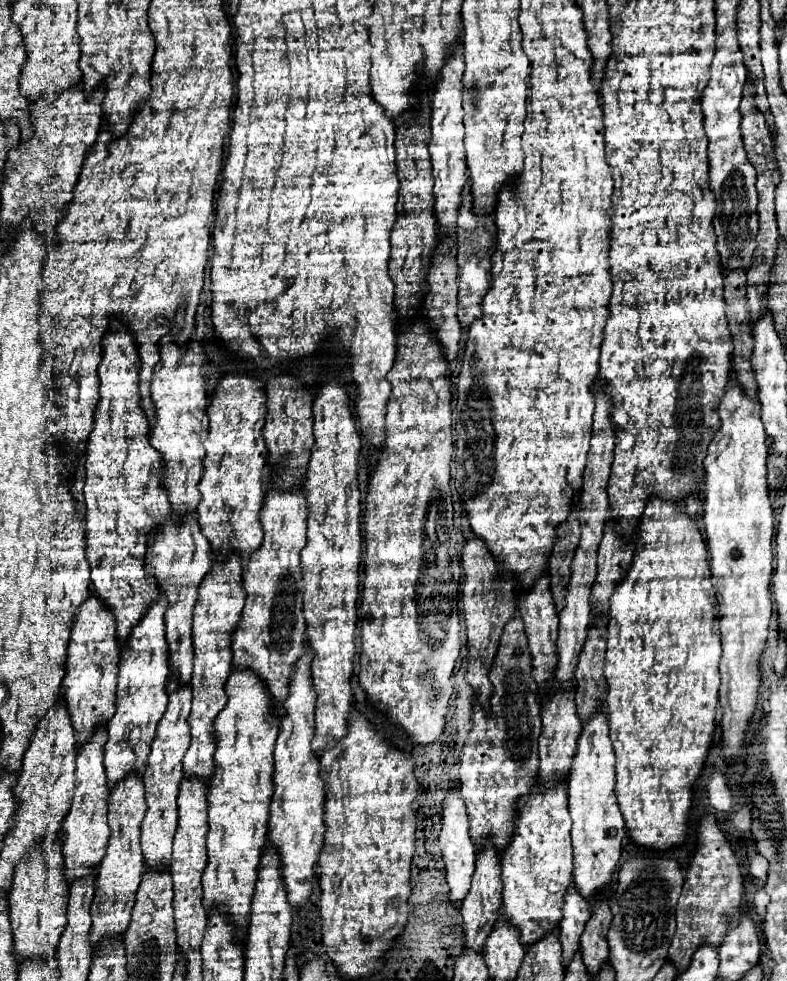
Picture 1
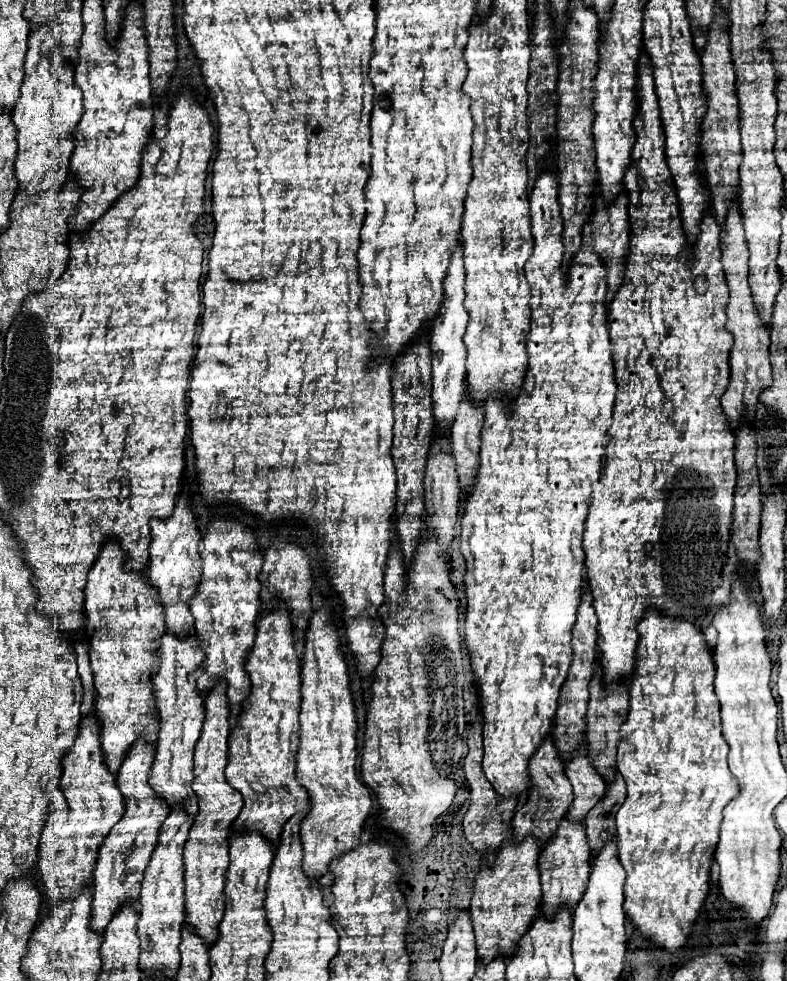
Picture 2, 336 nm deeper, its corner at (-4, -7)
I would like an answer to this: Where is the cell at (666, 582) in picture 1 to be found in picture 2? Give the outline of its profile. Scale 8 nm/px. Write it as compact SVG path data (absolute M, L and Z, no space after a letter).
M650 608L650 612L646 612L644 620L638 624L638 632L640 632L640 642L638 642L638 650L636 650L636 670L634 670L634 676L630 682L630 712L628 712L626 722L620 728L622 740L618 744L618 772L626 780L626 788L628 788L626 802L622 804L622 808L616 814L618 860L626 868L624 912L626 912L626 918L630 918L632 926L644 938L648 938L656 948L678 950L678 948L686 946L686 940L692 934L692 926L694 926L694 922L700 914L700 908L708 896L710 866L712 866L712 856L714 856L714 850L718 844L718 828L722 824L722 808L738 794L738 784L736 784L734 776L730 776L728 764L726 764L728 746L726 746L722 732L720 732L720 706L718 706L718 700L714 694L714 660L706 648L704 634L688 620L662 618L662 614L654 608Z

